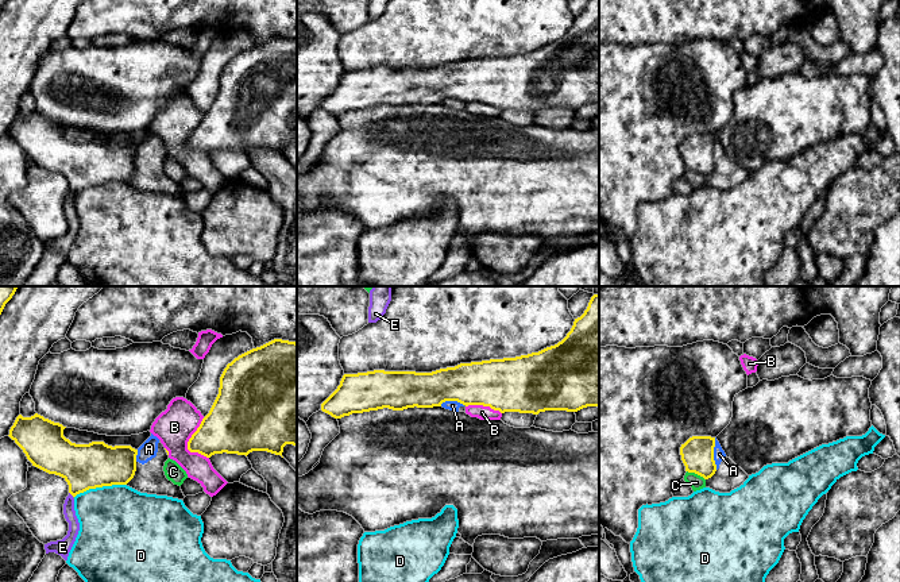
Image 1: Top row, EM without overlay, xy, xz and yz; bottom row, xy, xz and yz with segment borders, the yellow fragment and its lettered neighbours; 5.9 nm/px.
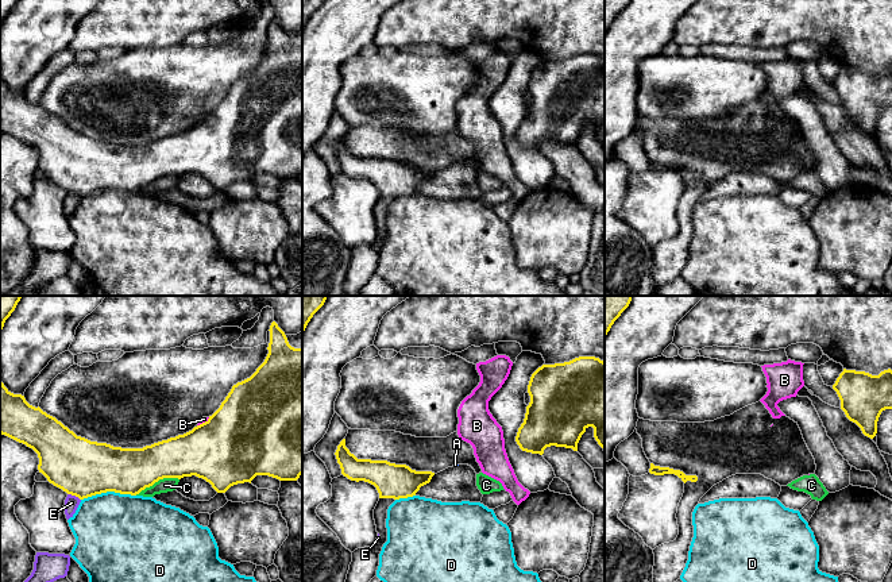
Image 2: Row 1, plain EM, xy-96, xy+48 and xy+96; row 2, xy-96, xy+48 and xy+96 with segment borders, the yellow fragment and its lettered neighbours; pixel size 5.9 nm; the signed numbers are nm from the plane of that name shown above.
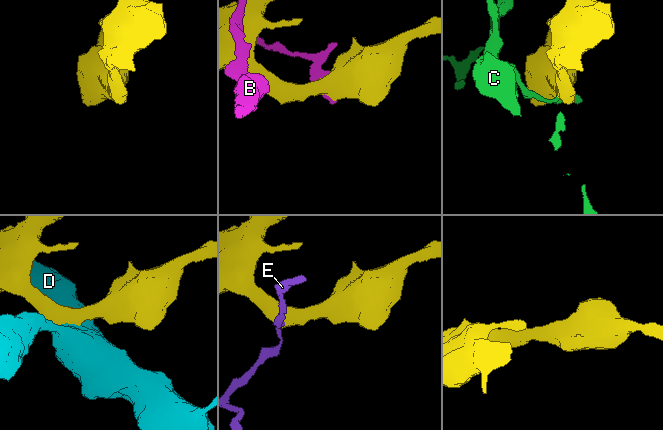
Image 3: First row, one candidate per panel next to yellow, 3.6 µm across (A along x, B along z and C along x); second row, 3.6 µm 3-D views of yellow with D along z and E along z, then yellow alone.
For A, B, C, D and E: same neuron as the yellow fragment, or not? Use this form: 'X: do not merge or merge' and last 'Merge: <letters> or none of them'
A: do not merge
B: do not merge
C: do not merge
D: do not merge
E: do not merge
Merge: none of them

